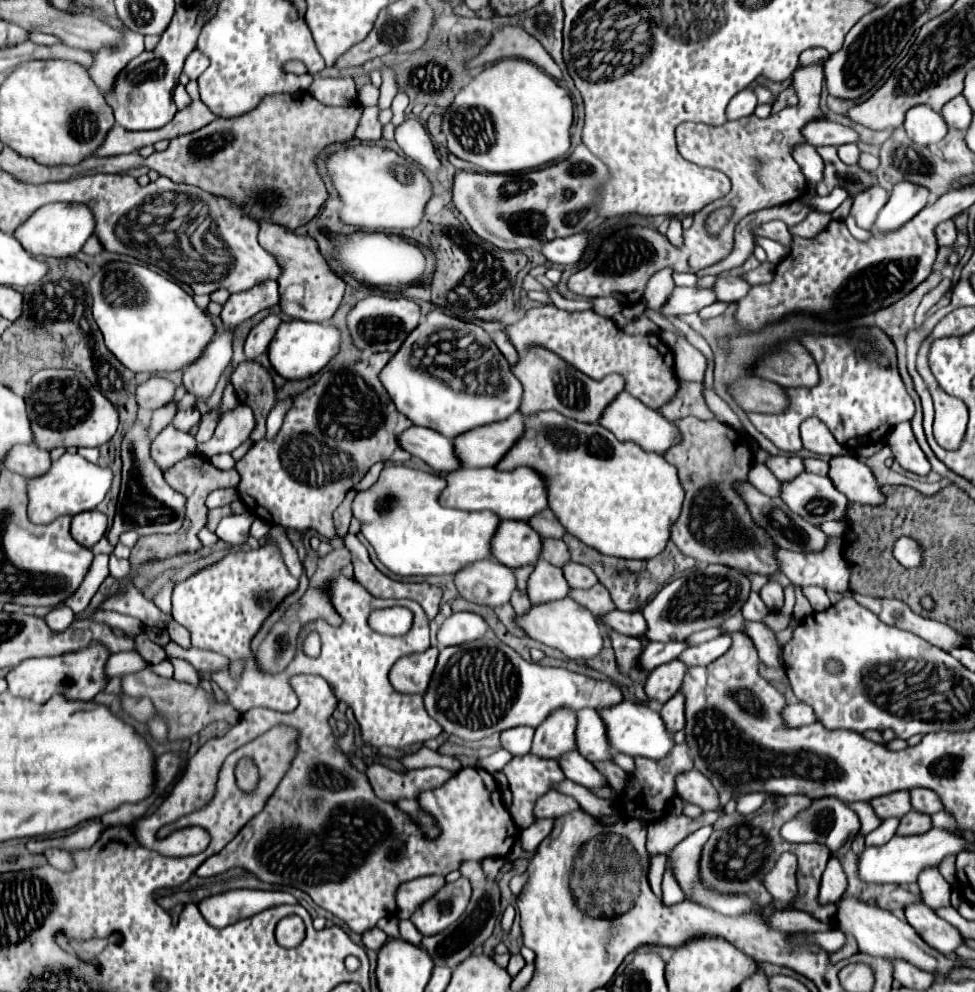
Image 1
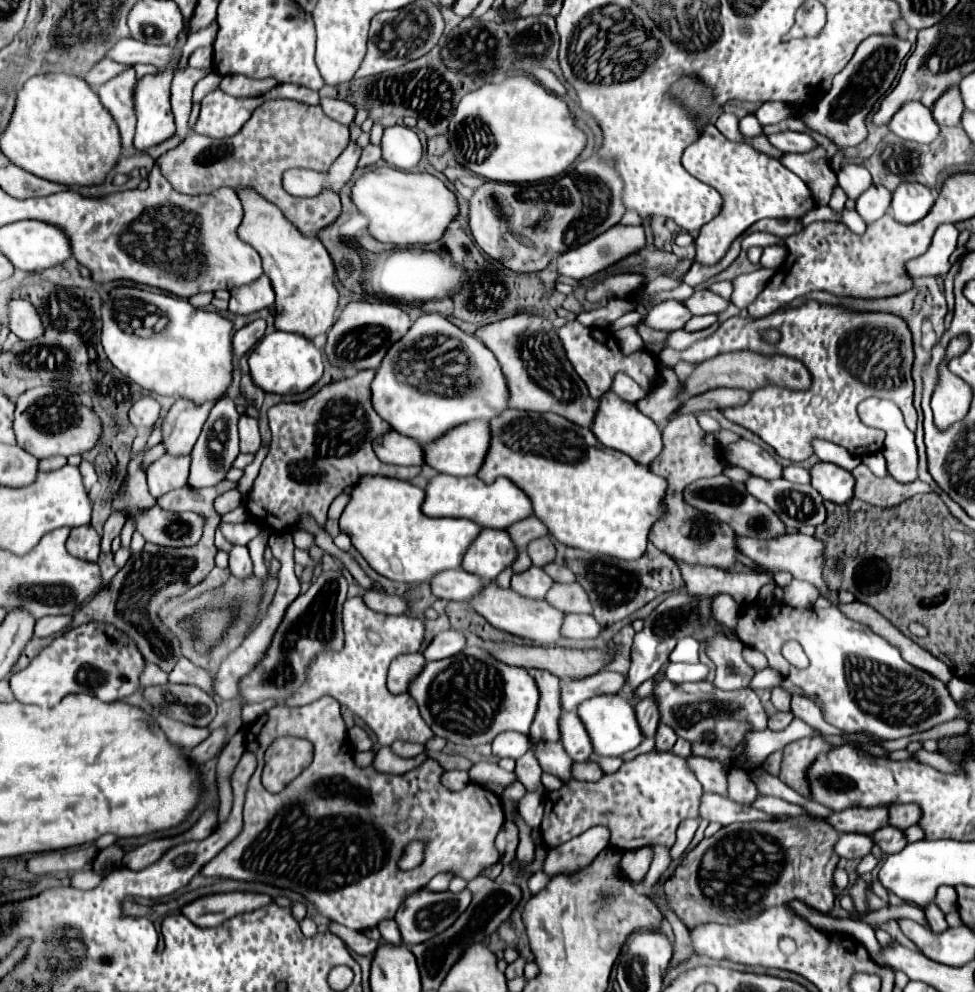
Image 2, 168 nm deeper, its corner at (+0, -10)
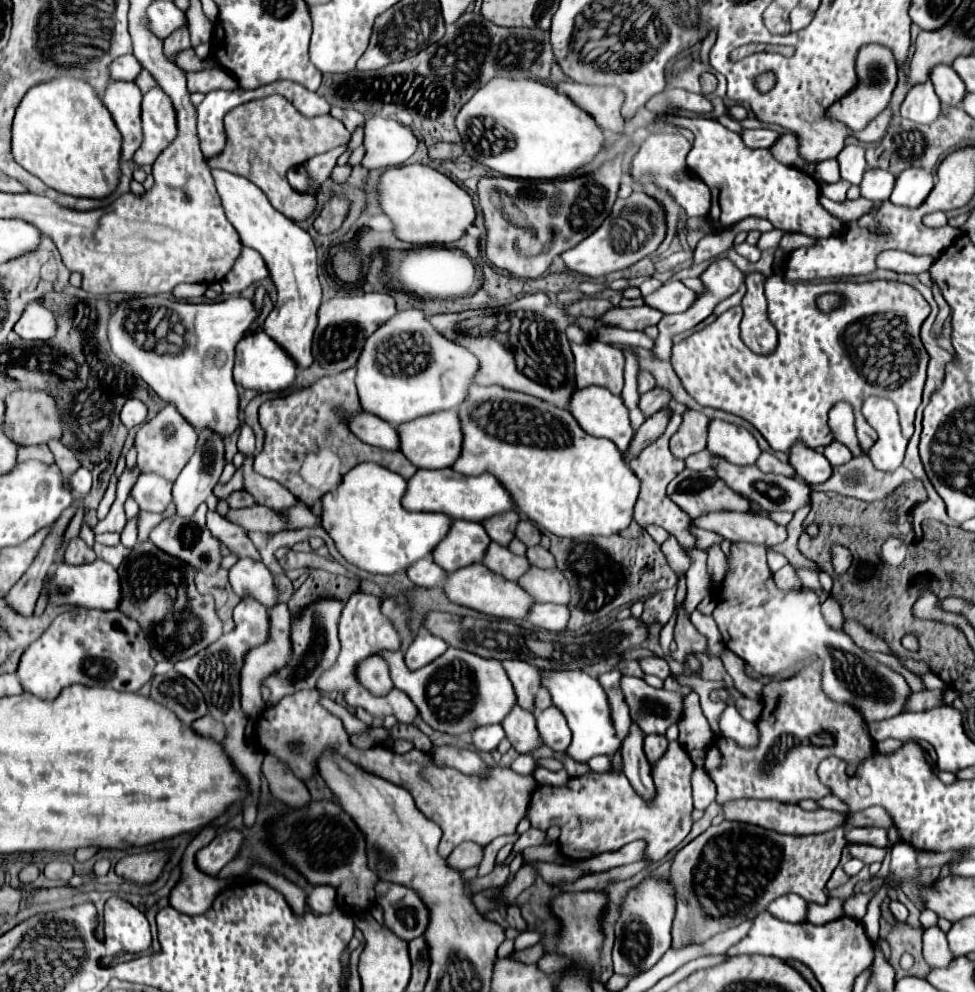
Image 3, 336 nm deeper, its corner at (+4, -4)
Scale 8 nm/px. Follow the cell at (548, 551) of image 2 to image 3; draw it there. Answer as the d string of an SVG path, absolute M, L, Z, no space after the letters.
M523 518L521 522L519 522L519 526L517 526L517 530L515 530L515 536L529 548L529 546L537 546L539 542L541 542L541 532L539 532L539 528L533 524L533 522L529 522L527 518Z

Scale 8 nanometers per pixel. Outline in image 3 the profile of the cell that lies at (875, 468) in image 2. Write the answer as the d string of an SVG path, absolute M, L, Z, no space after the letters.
M839 402L839 404L835 404L835 408L831 408L829 426L835 434L835 440L849 446L855 458L867 456L867 452L863 452L863 448L859 448L859 440L855 436L855 428L853 428L853 410L849 404Z

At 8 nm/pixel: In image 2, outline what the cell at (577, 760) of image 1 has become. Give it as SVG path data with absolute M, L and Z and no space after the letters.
M529 740L529 748L533 748L533 754L543 768L543 772L551 772L559 776L563 782L569 780L571 774L571 758L567 758L567 752L559 742L539 742L537 746Z

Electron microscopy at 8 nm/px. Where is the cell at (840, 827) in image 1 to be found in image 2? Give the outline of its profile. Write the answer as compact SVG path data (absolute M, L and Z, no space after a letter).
M841 834L835 852L845 858L865 858L867 854L871 854L873 848L873 840L867 834Z

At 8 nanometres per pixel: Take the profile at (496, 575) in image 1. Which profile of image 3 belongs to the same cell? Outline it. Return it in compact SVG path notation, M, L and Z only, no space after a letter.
M429 556L425 560L419 560L415 562L409 570L407 570L407 576L409 580L415 584L415 586L421 586L421 588L435 588L435 586L441 586L447 578L447 572L443 568L439 568L439 564L435 564L435 560Z

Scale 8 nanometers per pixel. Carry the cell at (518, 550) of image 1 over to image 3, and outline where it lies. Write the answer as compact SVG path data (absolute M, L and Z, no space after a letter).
M453 520L449 534L439 542L433 550L433 560L447 568L449 574L465 568L469 564L477 564L487 554L491 538L487 536L481 524L471 524L467 520Z

